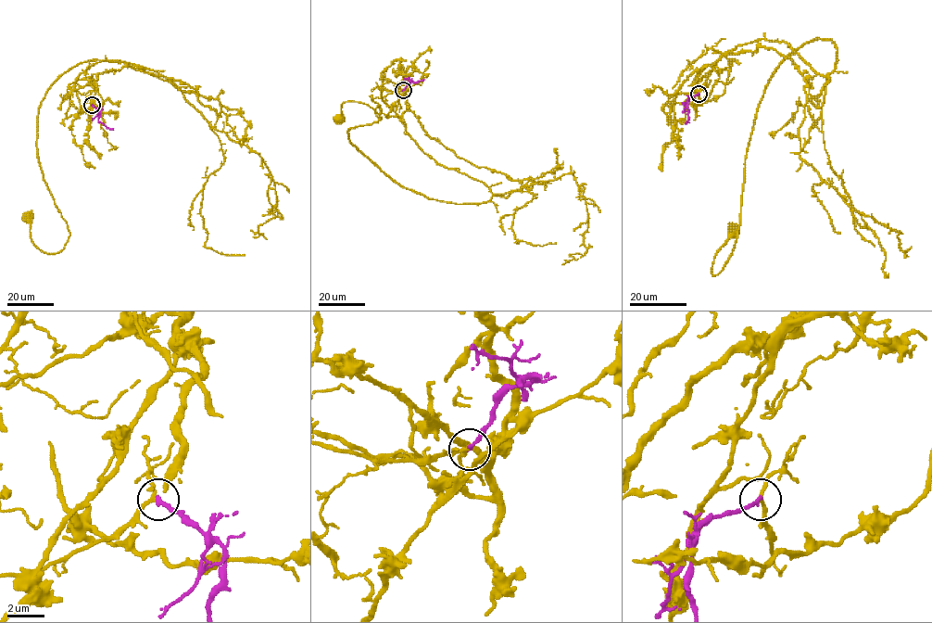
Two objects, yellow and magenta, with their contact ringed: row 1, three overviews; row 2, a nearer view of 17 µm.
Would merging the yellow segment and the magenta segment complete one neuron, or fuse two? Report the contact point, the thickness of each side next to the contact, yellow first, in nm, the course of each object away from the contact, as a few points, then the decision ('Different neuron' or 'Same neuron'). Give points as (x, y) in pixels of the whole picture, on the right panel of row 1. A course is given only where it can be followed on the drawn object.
Place: (698, 94). Thickness 160 nm (yellow) against 200 nm. Course of yellow: (698, 94), (740, 44), (824, 76), (836, 47), (771, 76), (713, 275), (732, 230). Course of magenta: (698, 94), (687, 101), (688, 120), (686, 122). Same neuron

